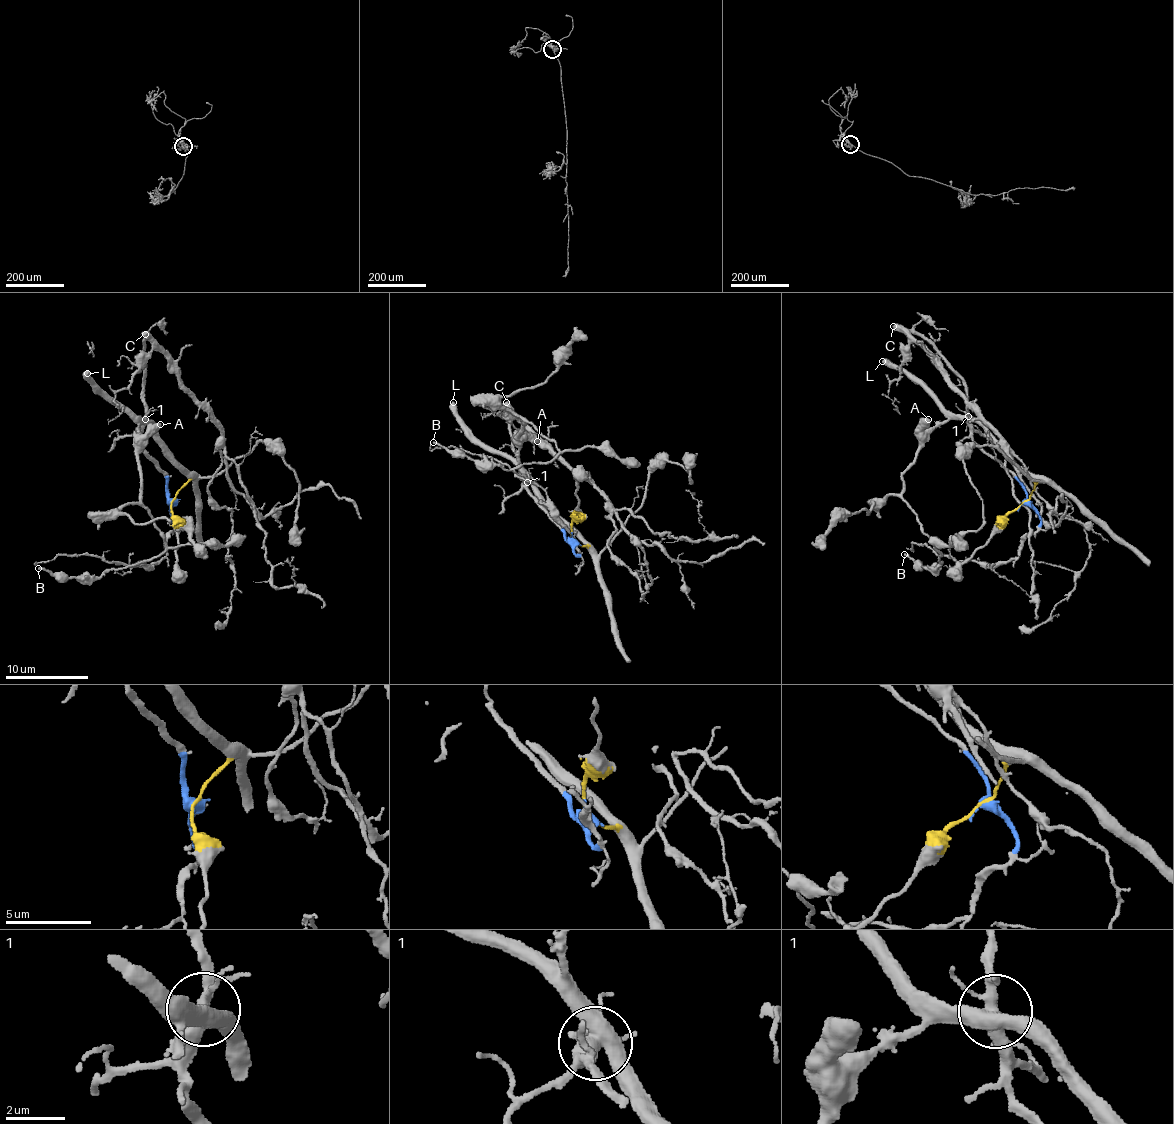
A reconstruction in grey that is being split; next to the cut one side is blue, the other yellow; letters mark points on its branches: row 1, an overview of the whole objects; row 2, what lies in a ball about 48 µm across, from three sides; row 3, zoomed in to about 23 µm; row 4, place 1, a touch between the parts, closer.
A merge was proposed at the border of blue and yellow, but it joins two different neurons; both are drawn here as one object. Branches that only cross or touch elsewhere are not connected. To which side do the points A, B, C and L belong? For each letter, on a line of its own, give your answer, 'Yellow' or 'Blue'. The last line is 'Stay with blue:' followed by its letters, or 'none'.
A: Yellow
B: Yellow
C: Blue
L: Yellow
Stay with blue: C

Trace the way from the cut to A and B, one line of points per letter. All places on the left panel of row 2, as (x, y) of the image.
A: (171, 503), (189, 476), (149, 423), (139, 424), (139, 432), (144, 436), (160, 424)
B: (171, 503), (189, 476), (149, 423), (138, 427), (141, 504), (166, 548), (99, 577), (54, 578), (38, 568)

